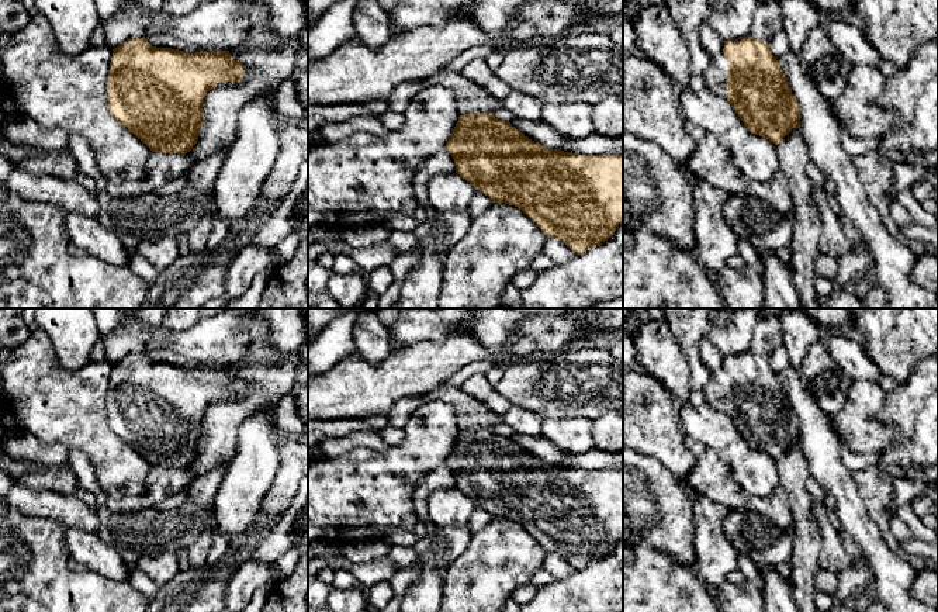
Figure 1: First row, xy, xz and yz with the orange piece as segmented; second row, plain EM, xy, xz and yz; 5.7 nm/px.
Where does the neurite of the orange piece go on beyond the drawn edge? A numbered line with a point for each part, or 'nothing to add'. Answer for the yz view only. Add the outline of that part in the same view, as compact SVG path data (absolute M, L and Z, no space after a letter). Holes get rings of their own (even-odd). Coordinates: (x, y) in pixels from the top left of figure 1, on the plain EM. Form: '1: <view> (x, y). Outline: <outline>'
1: yz (715, 391). Outline: M723 369L712 370L707 384L703 387L705 398L709 405L714 409L724 412L727 408L726 388L728 378Z

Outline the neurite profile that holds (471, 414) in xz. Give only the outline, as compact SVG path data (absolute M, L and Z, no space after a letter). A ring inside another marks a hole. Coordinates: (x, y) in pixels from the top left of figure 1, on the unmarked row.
M440 385L422 397L405 397L398 401L387 421L401 429L405 428L408 418L429 401L443 400L454 405L460 429L492 429L503 423L503 416L489 409L485 404L467 394L460 387Z

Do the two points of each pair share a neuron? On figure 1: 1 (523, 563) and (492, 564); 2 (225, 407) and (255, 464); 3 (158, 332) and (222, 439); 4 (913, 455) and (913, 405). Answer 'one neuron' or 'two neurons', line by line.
1: one neuron
2: two neurons
3: two neurons
4: one neuron

